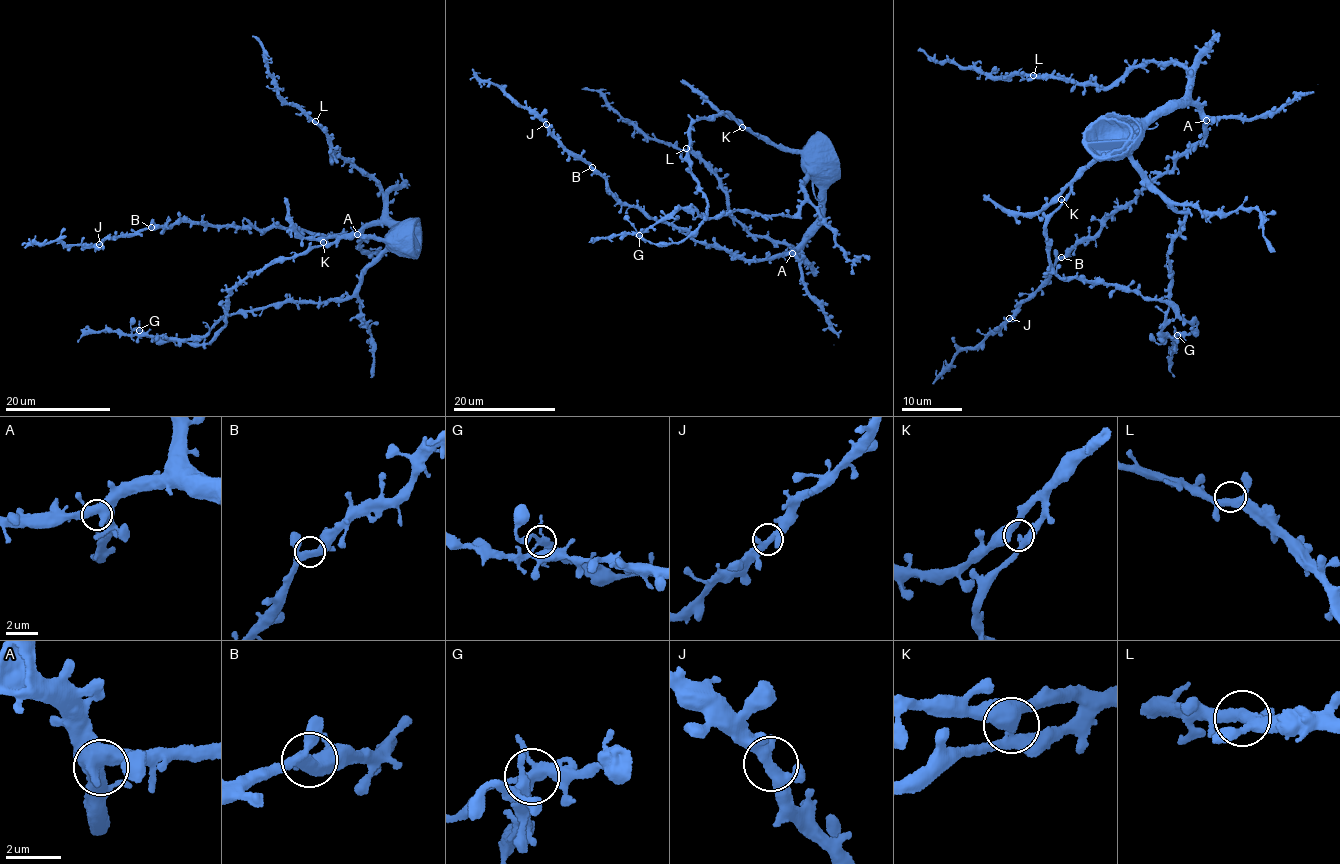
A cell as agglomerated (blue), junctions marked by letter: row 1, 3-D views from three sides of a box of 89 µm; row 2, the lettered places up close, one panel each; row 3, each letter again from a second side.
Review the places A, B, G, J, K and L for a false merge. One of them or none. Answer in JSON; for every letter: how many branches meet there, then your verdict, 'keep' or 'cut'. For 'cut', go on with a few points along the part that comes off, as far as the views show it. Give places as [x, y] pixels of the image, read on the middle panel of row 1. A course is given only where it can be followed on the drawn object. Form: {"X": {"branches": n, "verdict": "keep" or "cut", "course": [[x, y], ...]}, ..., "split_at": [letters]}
{"A": {"branches": 4, "verdict": "keep"}, "B": {"branches": 4, "verdict": "keep"}, "G": {"branches": 4, "verdict": "keep"}, "J": {"branches": 3, "verdict": "keep"}, "K": {"branches": 4, "verdict": "keep"}, "L": {"branches": 3, "verdict": "keep"}, "split_at": []}

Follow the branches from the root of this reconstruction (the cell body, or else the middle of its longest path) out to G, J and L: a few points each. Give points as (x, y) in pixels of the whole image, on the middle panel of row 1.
G: (795, 247), (821, 209), (811, 174), (793, 215), (675, 209), (639, 236)
J: (795, 247), (761, 259), (734, 257), (647, 218), (616, 202), (604, 178), (568, 154), (546, 124)
L: (795, 247), (804, 241), (798, 248), (746, 232), (734, 219), (717, 172), (686, 148)

